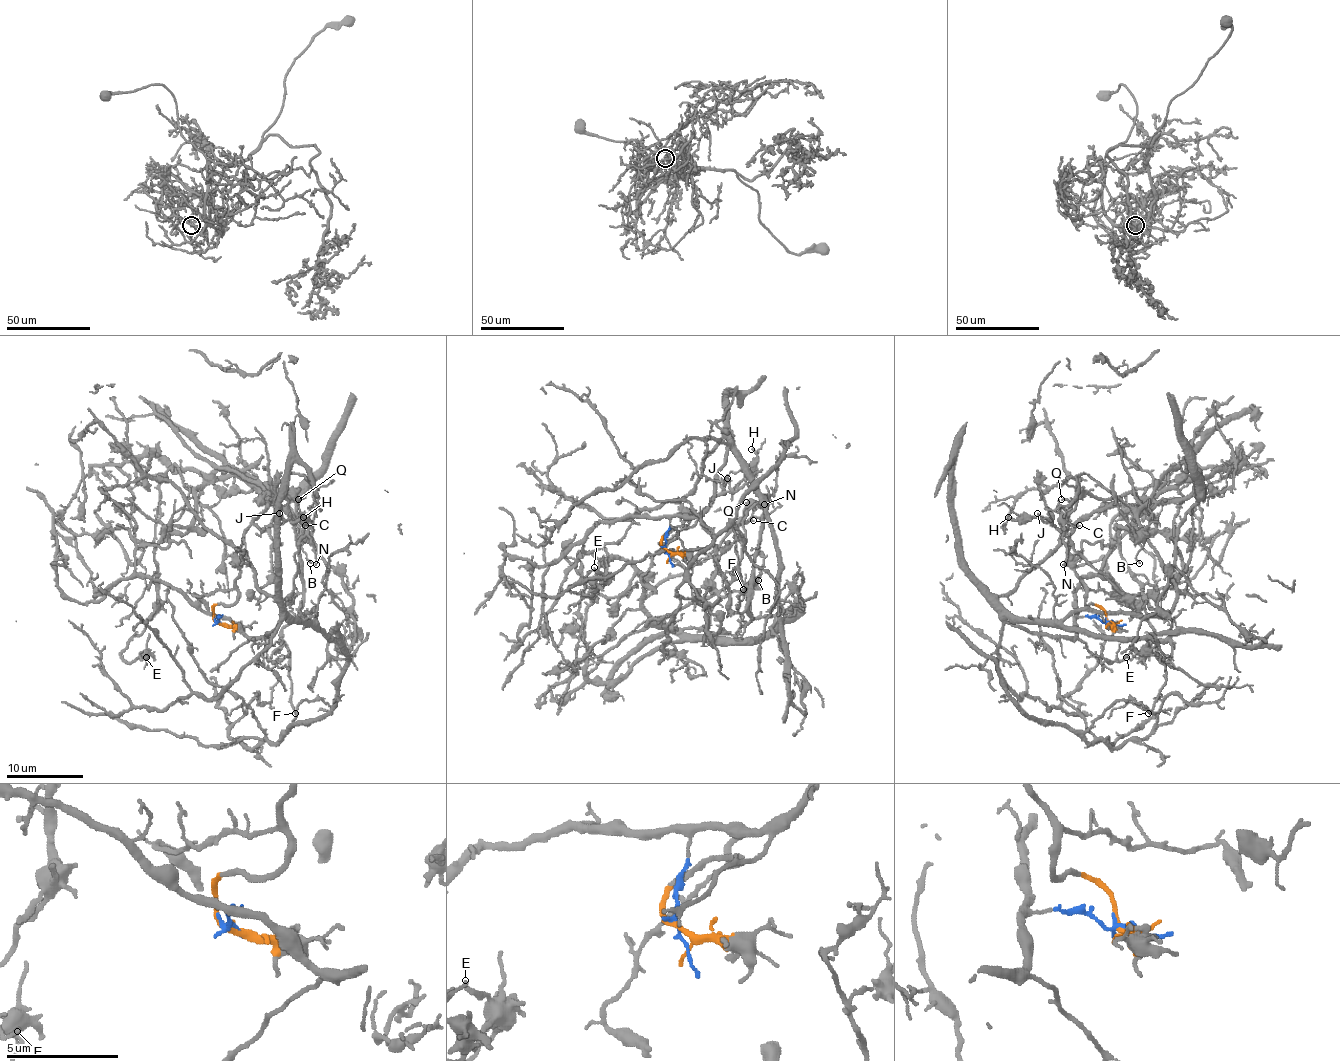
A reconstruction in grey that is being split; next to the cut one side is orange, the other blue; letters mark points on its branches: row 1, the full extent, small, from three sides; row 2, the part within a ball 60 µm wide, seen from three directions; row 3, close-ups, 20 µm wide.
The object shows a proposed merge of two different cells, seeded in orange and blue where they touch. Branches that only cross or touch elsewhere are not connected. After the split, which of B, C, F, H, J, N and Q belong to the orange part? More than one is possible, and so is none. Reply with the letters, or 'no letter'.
B, C, H, J, N, Q

